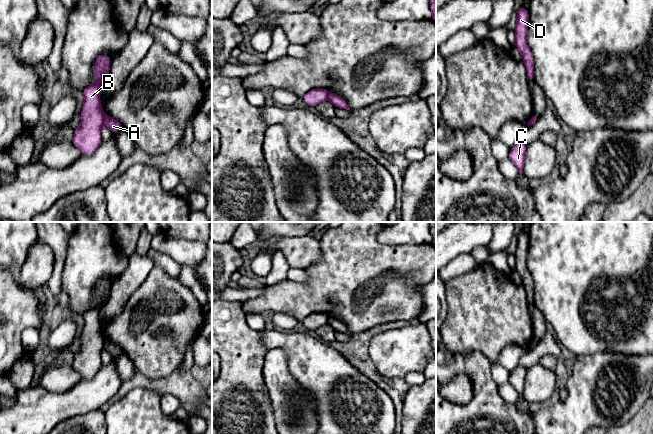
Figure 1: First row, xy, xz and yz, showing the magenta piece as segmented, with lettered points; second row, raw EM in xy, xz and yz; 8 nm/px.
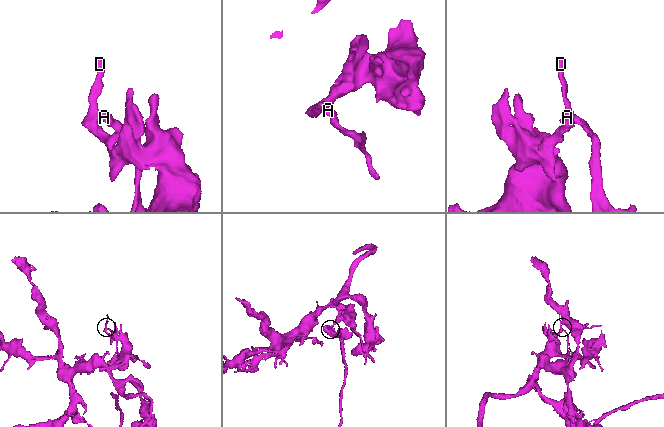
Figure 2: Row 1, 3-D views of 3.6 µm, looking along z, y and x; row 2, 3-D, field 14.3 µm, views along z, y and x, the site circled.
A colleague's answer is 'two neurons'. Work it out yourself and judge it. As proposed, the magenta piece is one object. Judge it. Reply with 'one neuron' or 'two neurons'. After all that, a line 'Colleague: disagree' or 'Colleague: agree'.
two neurons
Colleague: agree

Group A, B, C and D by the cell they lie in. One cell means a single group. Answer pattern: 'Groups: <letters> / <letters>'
Groups: A / B C D

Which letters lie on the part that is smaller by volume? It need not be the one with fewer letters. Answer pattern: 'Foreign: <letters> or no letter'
Foreign: A

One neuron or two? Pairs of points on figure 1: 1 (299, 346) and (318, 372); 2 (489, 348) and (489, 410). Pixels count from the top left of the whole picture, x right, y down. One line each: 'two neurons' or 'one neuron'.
1: one neuron
2: two neurons

